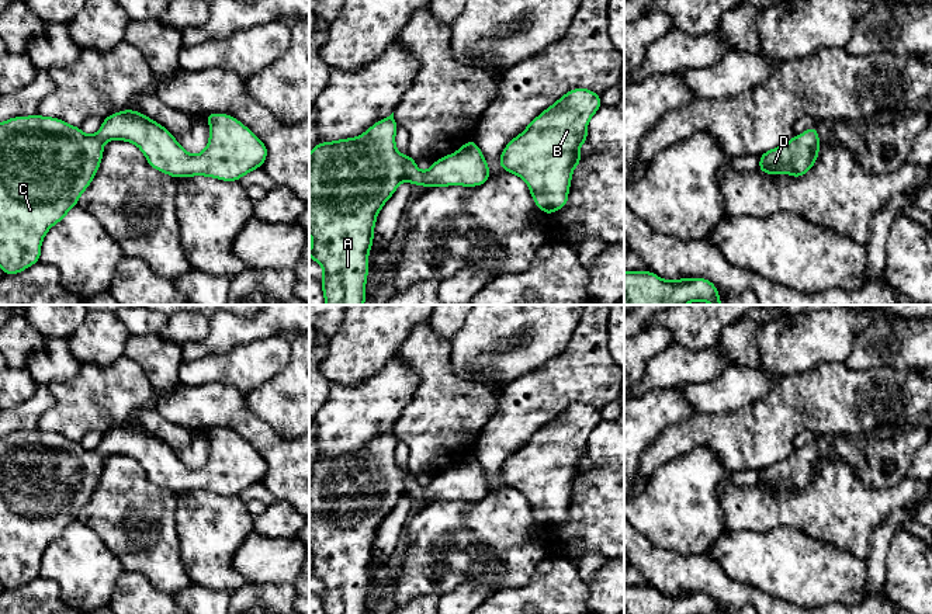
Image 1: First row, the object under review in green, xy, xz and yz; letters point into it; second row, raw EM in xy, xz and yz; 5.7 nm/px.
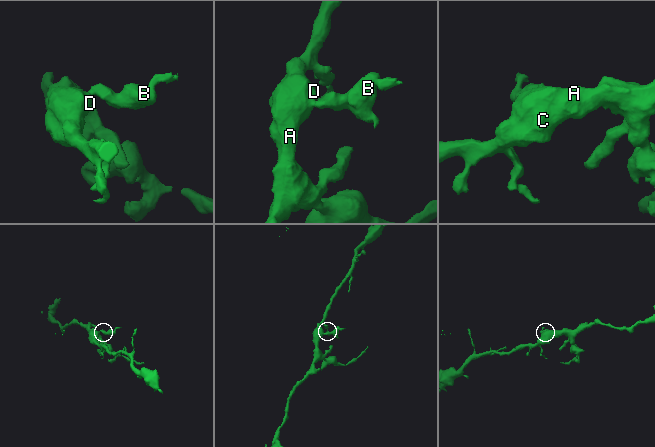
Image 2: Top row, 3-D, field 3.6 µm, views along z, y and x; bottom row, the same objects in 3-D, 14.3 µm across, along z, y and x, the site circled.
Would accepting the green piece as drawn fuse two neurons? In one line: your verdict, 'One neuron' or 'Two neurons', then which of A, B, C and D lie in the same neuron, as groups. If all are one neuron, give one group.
One neuron. Groups: A B C D

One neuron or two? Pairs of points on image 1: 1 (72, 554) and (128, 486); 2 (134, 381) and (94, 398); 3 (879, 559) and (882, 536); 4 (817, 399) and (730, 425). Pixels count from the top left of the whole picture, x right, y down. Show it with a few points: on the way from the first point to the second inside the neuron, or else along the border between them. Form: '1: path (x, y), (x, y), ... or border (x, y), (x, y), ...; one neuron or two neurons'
1: border (78, 519), (113, 554); two neurons
2: path (124, 388), (104, 398); one neuron
3: path (879, 554), (880, 541); one neuron
4: path (796, 403), (769, 425), (751, 425); one neuron

